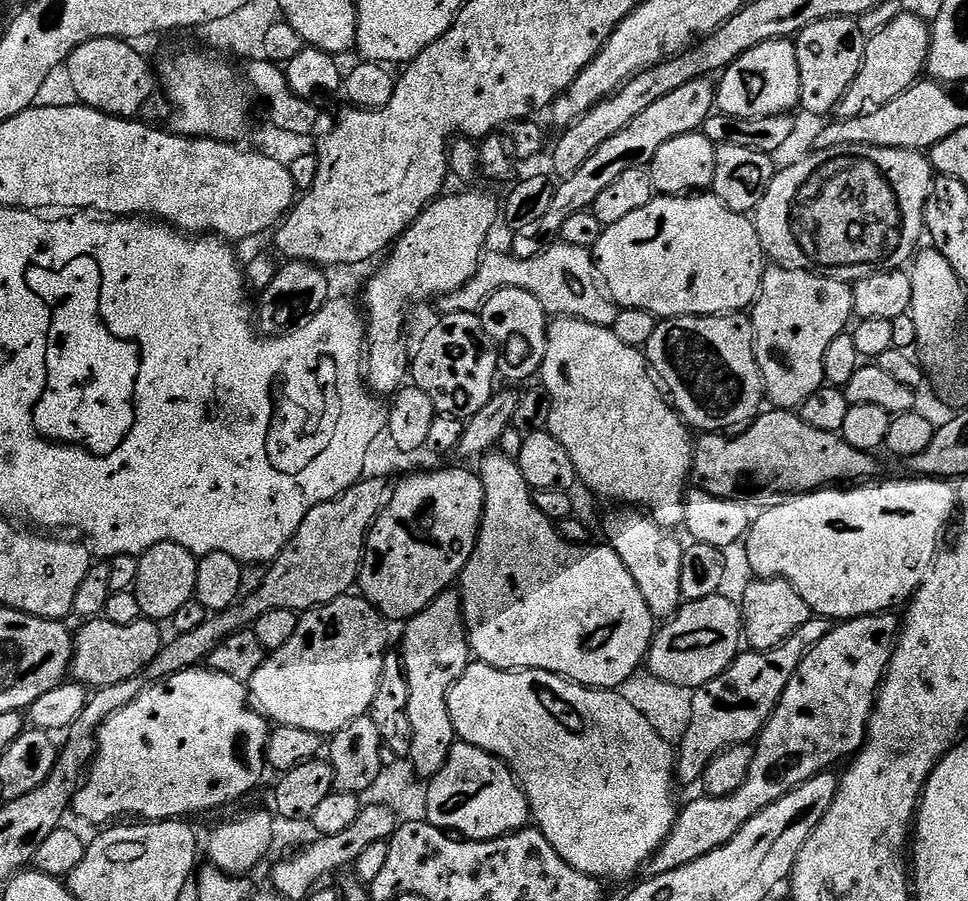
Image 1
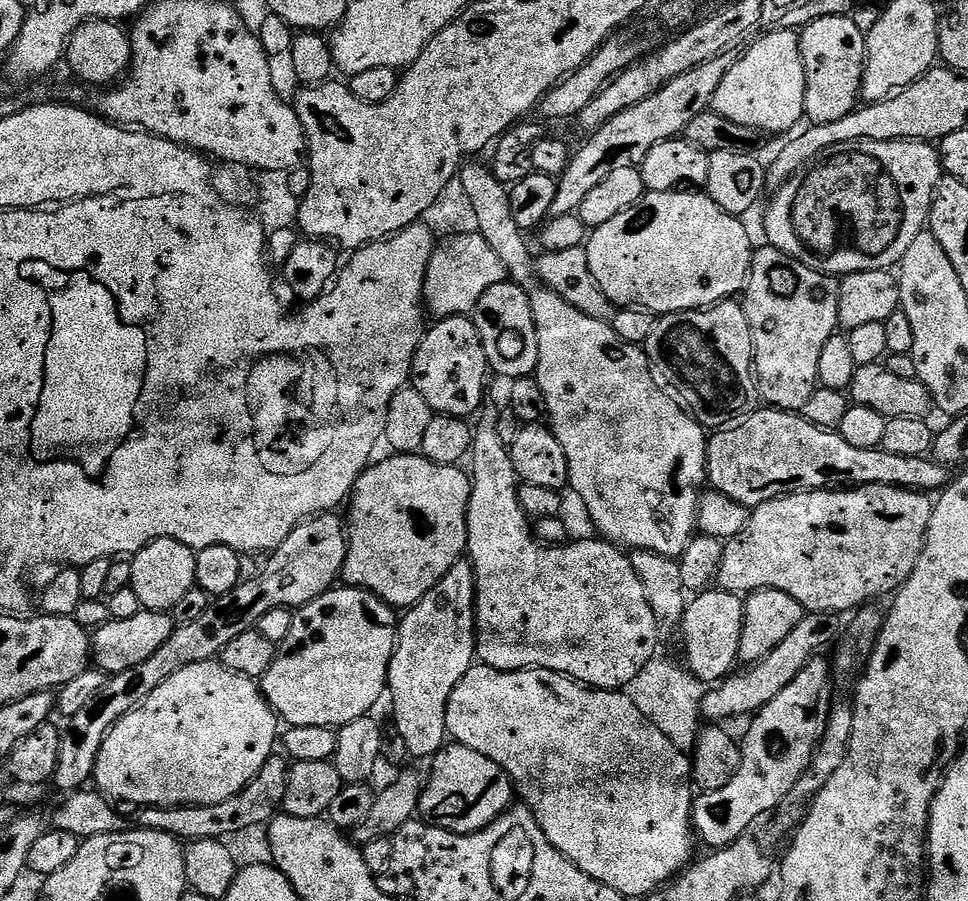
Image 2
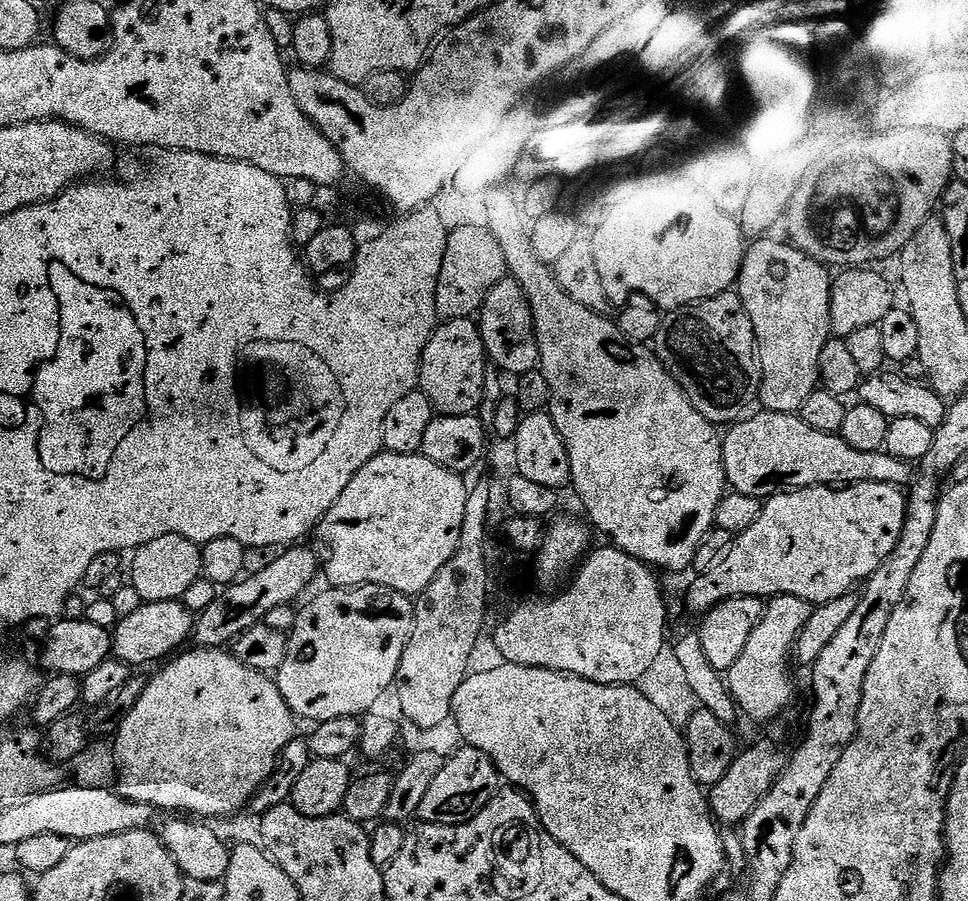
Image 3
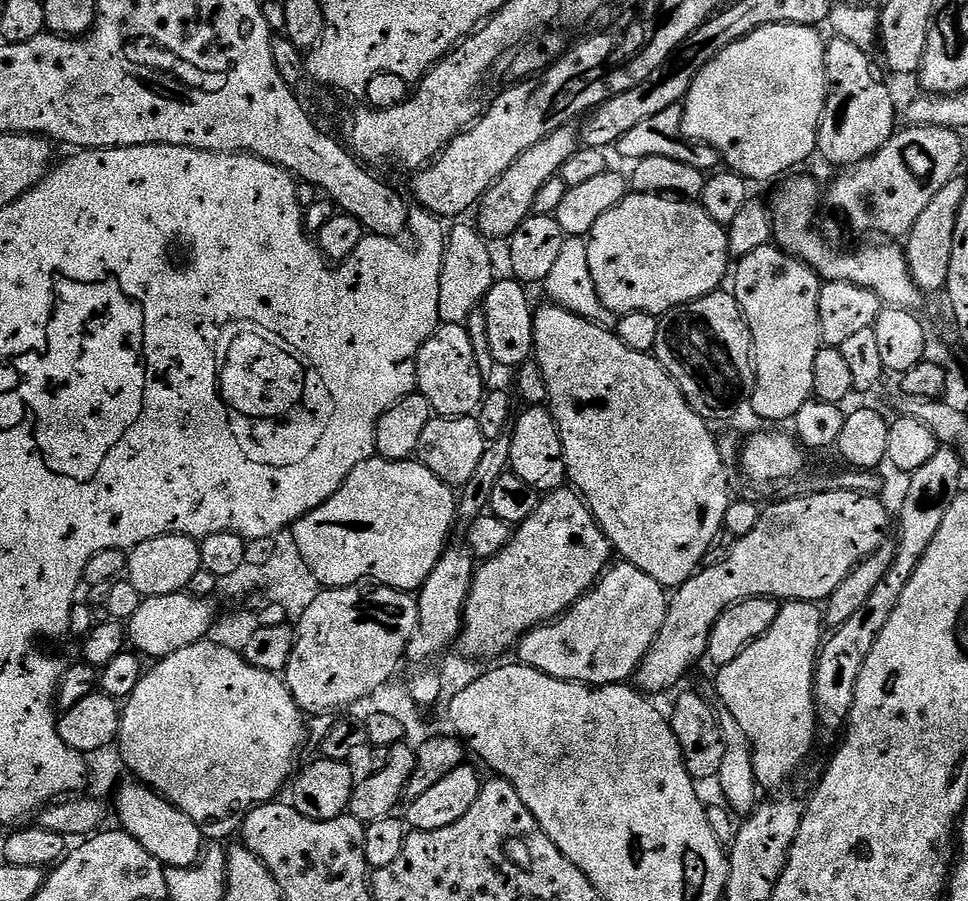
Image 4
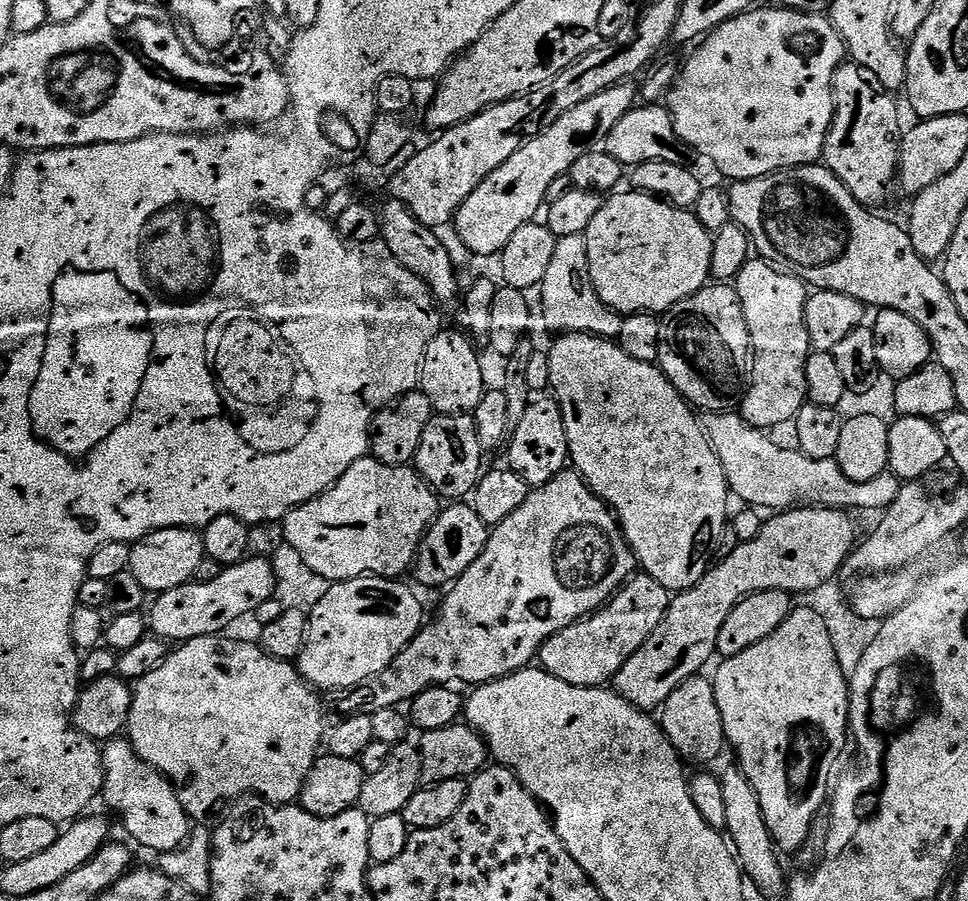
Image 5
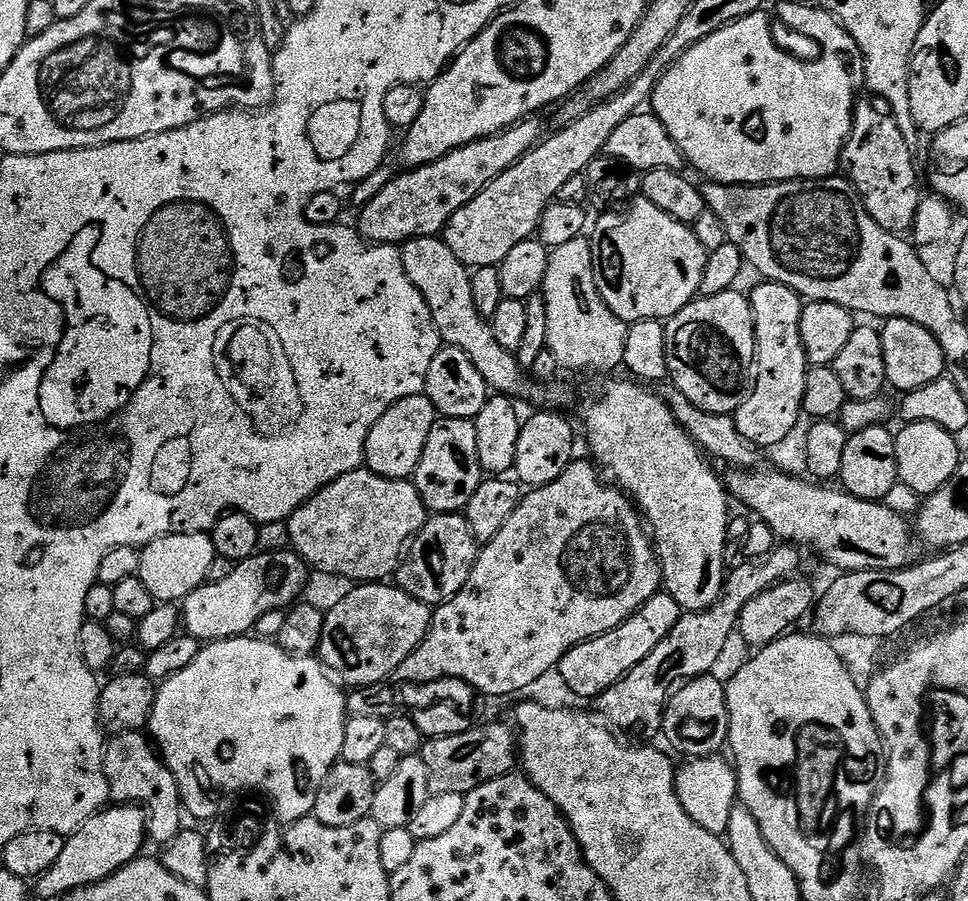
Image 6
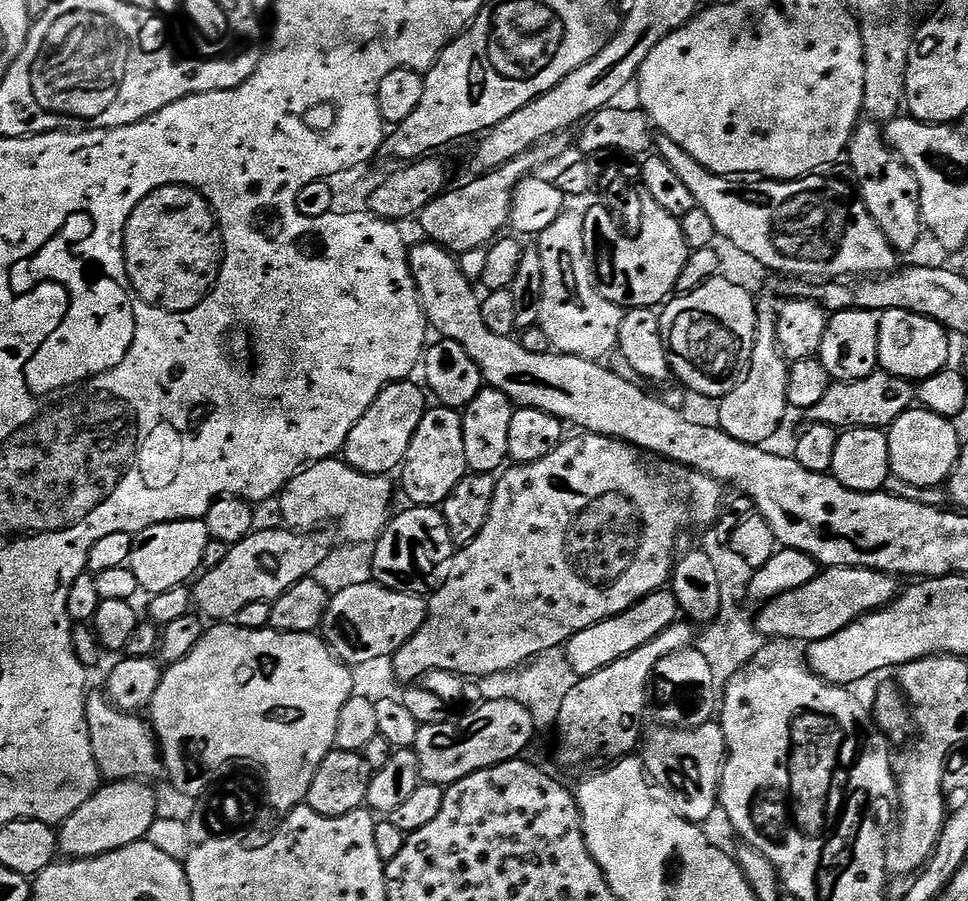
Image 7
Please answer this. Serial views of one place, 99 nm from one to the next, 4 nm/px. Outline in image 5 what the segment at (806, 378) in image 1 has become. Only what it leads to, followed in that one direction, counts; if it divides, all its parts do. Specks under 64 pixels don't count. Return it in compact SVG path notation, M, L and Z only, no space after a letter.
M763 258L749 259L747 264L736 276L734 287L740 305L746 318L748 333L752 339L752 351L750 353L750 379L746 384L746 391L743 393L744 408L742 415L747 424L755 428L772 430L775 424L784 424L795 421L800 413L800 407L808 400L808 387L806 386L806 362L813 351L812 343L806 330L804 311L810 292L804 281L785 272Z

